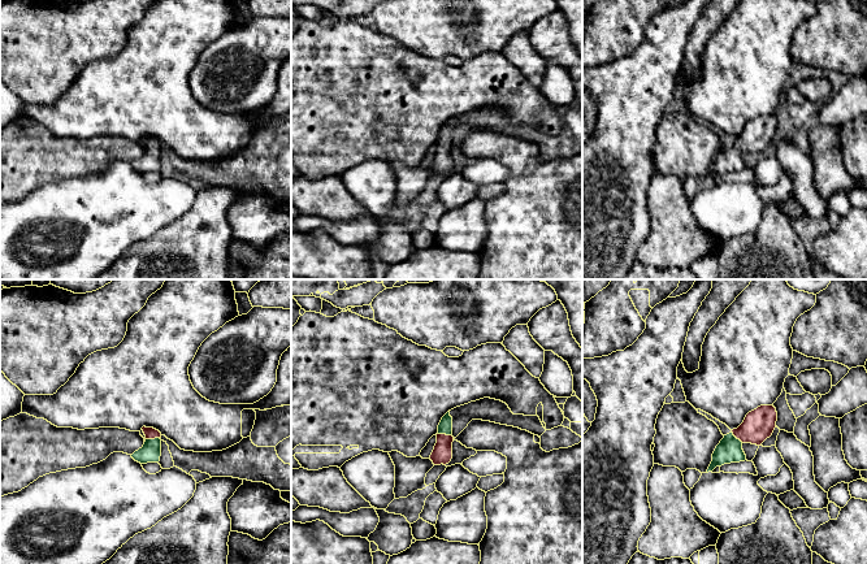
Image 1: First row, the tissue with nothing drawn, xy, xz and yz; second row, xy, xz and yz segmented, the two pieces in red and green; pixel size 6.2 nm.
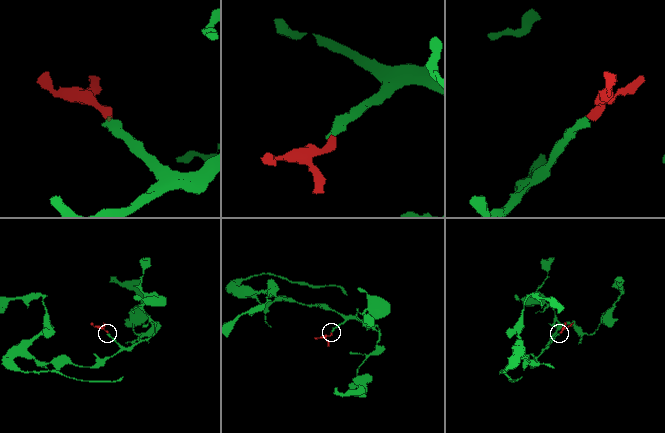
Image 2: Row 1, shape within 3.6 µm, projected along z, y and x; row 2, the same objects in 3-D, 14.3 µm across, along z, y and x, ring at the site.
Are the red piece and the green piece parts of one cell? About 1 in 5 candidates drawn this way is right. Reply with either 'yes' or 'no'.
yes

